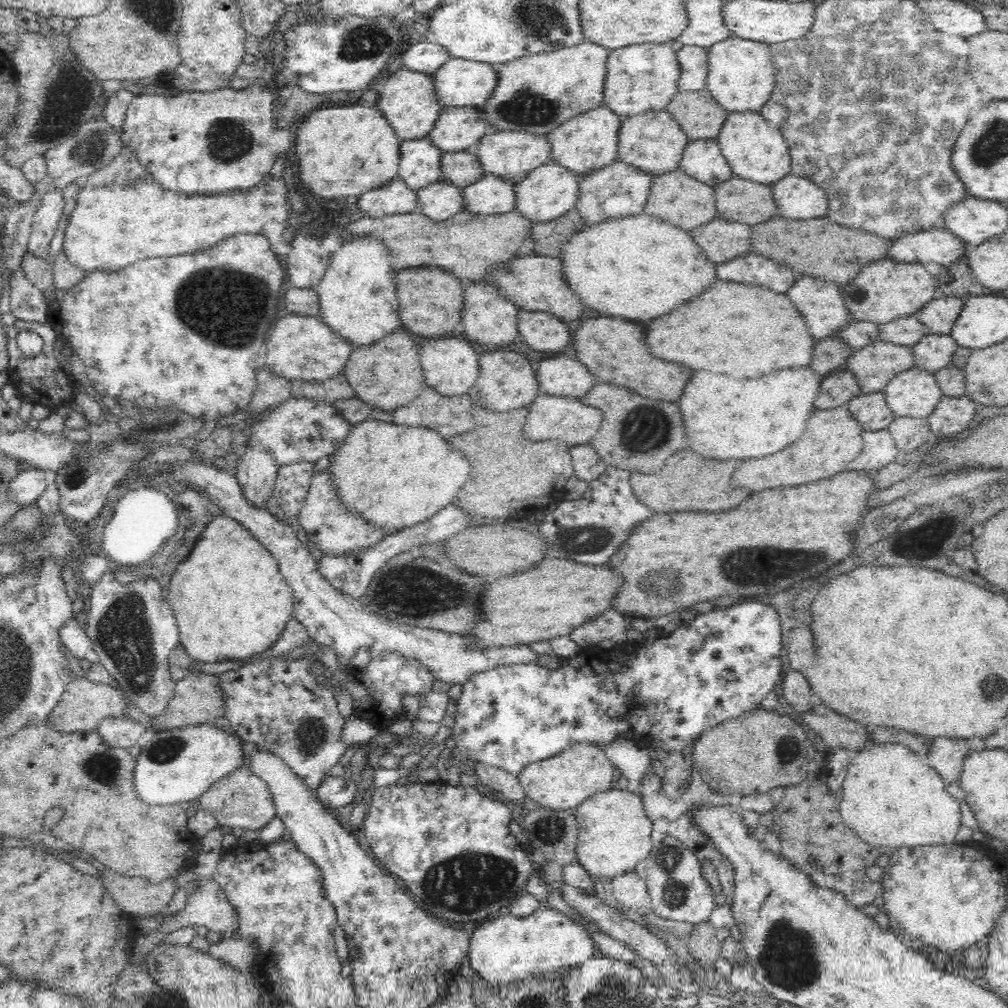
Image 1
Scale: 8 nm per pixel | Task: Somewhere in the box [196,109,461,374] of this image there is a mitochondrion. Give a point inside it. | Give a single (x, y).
(228, 141)

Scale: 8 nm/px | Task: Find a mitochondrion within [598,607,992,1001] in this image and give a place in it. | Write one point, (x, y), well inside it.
(788, 956)

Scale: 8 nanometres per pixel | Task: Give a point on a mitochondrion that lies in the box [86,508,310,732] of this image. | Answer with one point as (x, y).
(125, 633)

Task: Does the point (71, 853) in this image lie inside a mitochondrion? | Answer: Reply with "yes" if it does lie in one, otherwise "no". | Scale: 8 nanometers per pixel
no

